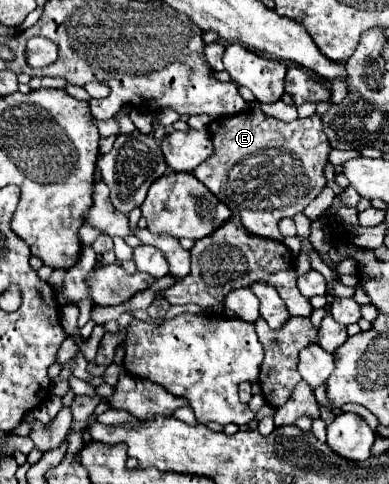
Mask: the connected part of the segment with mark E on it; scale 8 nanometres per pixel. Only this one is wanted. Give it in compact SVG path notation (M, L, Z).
M260 108L242 110L242 114L234 114L232 118L216 118L208 126L210 138L214 142L214 154L192 170L192 174L224 202L230 210L236 210L242 218L242 224L258 236L274 238L282 242L284 236L278 230L278 222L284 216L294 216L302 212L326 186L324 168L328 164L330 142L322 130L322 120L312 114L308 118L296 118L294 122L280 122L272 116L266 116Z

